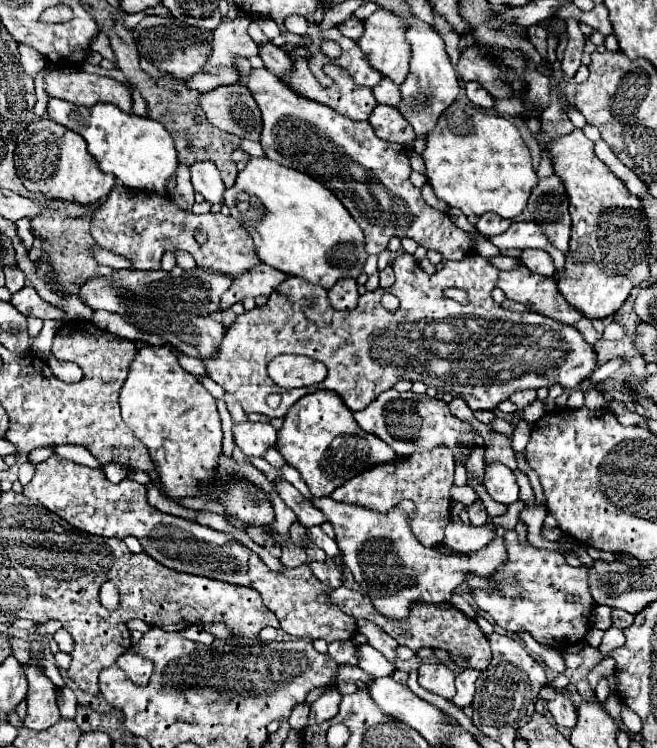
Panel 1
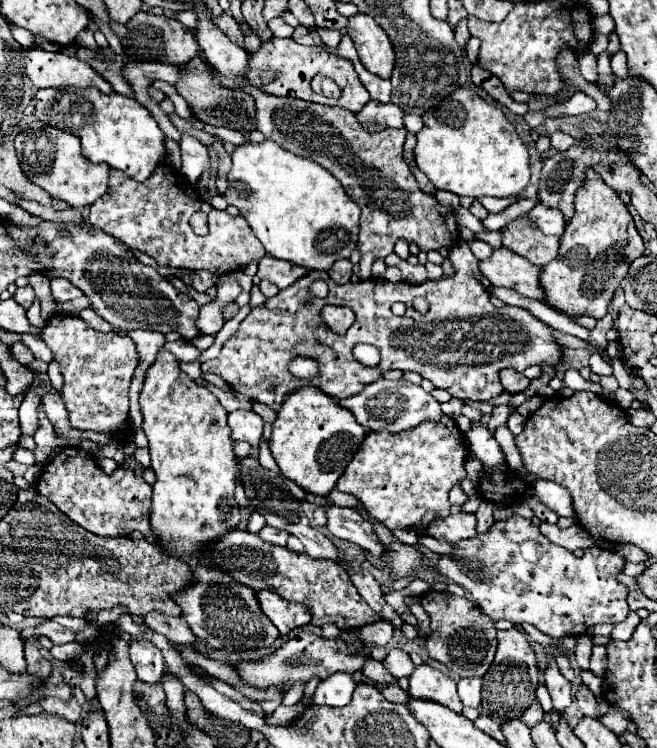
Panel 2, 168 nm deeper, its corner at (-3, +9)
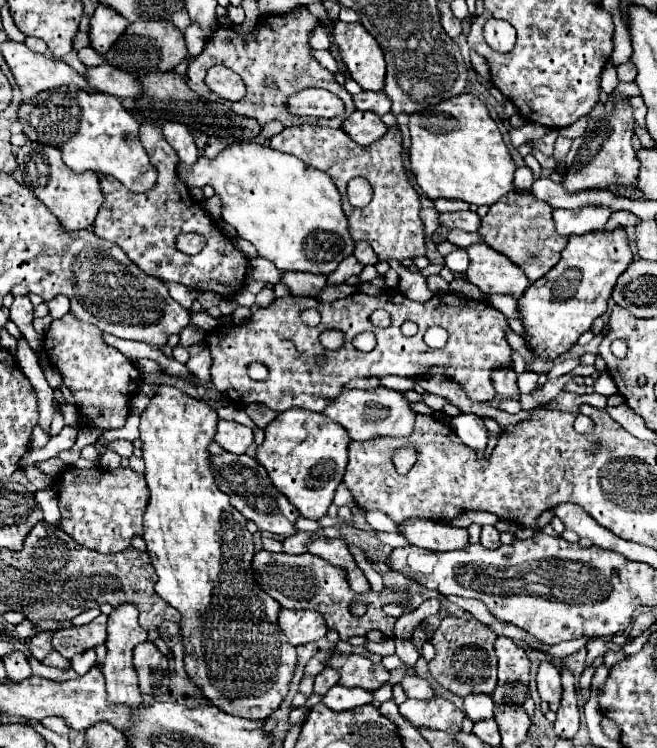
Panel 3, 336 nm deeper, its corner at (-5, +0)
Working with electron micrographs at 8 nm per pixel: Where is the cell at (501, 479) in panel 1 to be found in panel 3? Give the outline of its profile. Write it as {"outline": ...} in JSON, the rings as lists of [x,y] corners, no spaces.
{"outline":[[[459,412],[459,416],[453,416],[449,420],[455,434],[473,450],[485,450],[487,446],[487,428],[483,424],[483,418],[471,412]]]}

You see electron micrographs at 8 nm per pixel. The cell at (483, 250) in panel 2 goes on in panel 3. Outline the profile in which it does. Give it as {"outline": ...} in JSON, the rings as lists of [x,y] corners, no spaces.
{"outline":[[[453,250],[445,256],[445,266],[455,272],[455,274],[463,274],[469,266],[469,260],[467,260],[467,252],[465,250]]]}

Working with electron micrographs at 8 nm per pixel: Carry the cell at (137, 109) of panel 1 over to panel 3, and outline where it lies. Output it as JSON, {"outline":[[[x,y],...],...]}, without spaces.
{"outline":[[[91,46],[81,48],[77,54],[79,54],[79,58],[81,58],[81,62],[83,62],[85,66],[97,66],[97,64],[103,64],[103,62],[105,62],[105,58],[103,58],[99,52],[95,52]]]}

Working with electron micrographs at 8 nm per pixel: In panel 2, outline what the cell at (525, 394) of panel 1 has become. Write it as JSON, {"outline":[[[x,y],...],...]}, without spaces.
{"outline":[[[503,369],[501,371],[501,383],[503,383],[505,391],[509,391],[509,393],[525,391],[529,387],[529,379],[523,373],[517,373],[513,369]]]}

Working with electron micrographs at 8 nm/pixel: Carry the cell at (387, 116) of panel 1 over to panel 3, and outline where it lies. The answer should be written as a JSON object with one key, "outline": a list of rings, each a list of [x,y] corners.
{"outline":[[[359,110],[351,114],[351,118],[345,118],[341,128],[349,134],[351,140],[355,140],[361,146],[367,146],[373,140],[379,140],[387,132],[387,126],[381,122],[377,114],[359,112]]]}

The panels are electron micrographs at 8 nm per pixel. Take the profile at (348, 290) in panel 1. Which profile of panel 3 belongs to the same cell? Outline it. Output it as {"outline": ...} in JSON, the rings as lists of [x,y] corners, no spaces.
{"outline":[[[347,256],[347,258],[337,266],[337,270],[327,276],[327,284],[343,284],[347,278],[359,274],[361,268],[363,268],[363,266],[359,264],[359,260],[357,260],[355,256]]]}

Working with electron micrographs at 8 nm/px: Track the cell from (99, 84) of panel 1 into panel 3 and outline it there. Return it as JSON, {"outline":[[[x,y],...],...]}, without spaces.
{"outline":[[[7,40],[1,46],[1,54],[11,68],[25,98],[33,98],[39,92],[53,90],[63,84],[75,84],[77,88],[89,92],[87,80],[67,66],[63,60],[55,60],[47,54],[29,50],[25,44]]]}

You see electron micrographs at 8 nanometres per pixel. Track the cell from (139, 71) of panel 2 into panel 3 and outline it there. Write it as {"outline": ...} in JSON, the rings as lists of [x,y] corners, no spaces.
{"outline":[[[101,64],[101,66],[93,66],[85,70],[85,80],[89,82],[89,86],[97,92],[105,92],[117,98],[137,98],[141,94],[141,86],[137,82],[135,76],[117,70],[113,66]]]}

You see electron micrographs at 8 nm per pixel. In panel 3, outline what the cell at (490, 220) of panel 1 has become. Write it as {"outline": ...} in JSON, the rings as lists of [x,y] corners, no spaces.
{"outline":[[[445,212],[445,214],[439,214],[439,222],[447,228],[459,228],[459,230],[465,230],[465,232],[475,232],[479,228],[479,222],[481,218],[477,216],[477,212]]]}

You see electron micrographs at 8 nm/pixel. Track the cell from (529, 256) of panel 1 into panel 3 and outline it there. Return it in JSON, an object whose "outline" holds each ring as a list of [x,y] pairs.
{"outline":[[[513,190],[489,208],[477,232],[479,236],[483,236],[485,244],[507,256],[511,262],[515,262],[515,266],[519,266],[525,272],[525,276],[531,282],[535,282],[559,262],[561,252],[569,240],[569,236],[563,236],[555,230],[551,212],[553,208],[547,202],[537,200],[531,192]]]}

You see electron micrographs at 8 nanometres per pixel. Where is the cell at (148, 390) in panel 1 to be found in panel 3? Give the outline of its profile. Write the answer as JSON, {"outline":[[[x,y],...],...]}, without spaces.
{"outline":[[[159,386],[157,394],[151,398],[151,404],[143,410],[141,414],[141,450],[143,450],[143,460],[145,460],[145,474],[149,478],[147,480],[147,488],[149,488],[149,502],[147,502],[147,510],[143,516],[143,540],[145,540],[145,548],[149,552],[151,564],[155,568],[157,574],[157,584],[155,584],[155,592],[159,592],[159,596],[169,602],[175,610],[179,610],[179,614],[183,616],[183,620],[179,622],[181,626],[181,638],[183,638],[183,650],[185,650],[185,672],[189,678],[193,676],[201,676],[201,694],[203,698],[207,698],[209,702],[213,702],[219,710],[231,714],[231,716],[239,716],[239,718],[251,718],[251,720],[265,720],[269,718],[285,700],[287,692],[289,692],[289,684],[293,680],[295,668],[297,668],[297,652],[295,648],[287,642],[283,630],[279,630],[279,602],[275,602],[269,594],[263,594],[263,590],[257,586],[255,578],[253,578],[253,556],[255,556],[255,548],[253,548],[253,538],[251,532],[247,530],[247,520],[243,518],[241,512],[237,512],[231,504],[229,504],[229,496],[223,494],[215,480],[213,480],[213,472],[211,472],[211,464],[209,460],[209,452],[207,452],[207,444],[213,442],[215,430],[217,430],[217,412],[203,400],[191,398],[187,394],[183,394],[181,390],[173,388],[173,386]]]}

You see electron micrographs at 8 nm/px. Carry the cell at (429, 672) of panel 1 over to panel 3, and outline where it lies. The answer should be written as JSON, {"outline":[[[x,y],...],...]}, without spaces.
{"outline":[[[441,696],[433,700],[405,700],[399,706],[399,712],[415,728],[431,728],[441,732],[459,732],[465,718],[453,702]]]}

